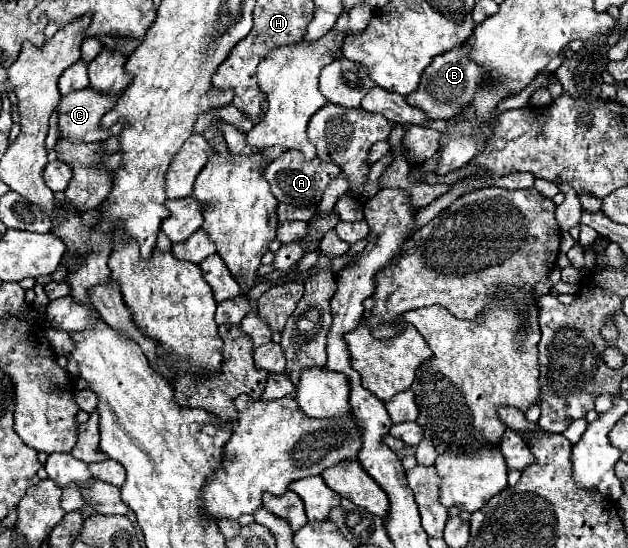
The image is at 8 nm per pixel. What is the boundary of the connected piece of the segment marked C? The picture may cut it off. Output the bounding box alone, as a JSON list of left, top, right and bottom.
[59,88,123,142]

